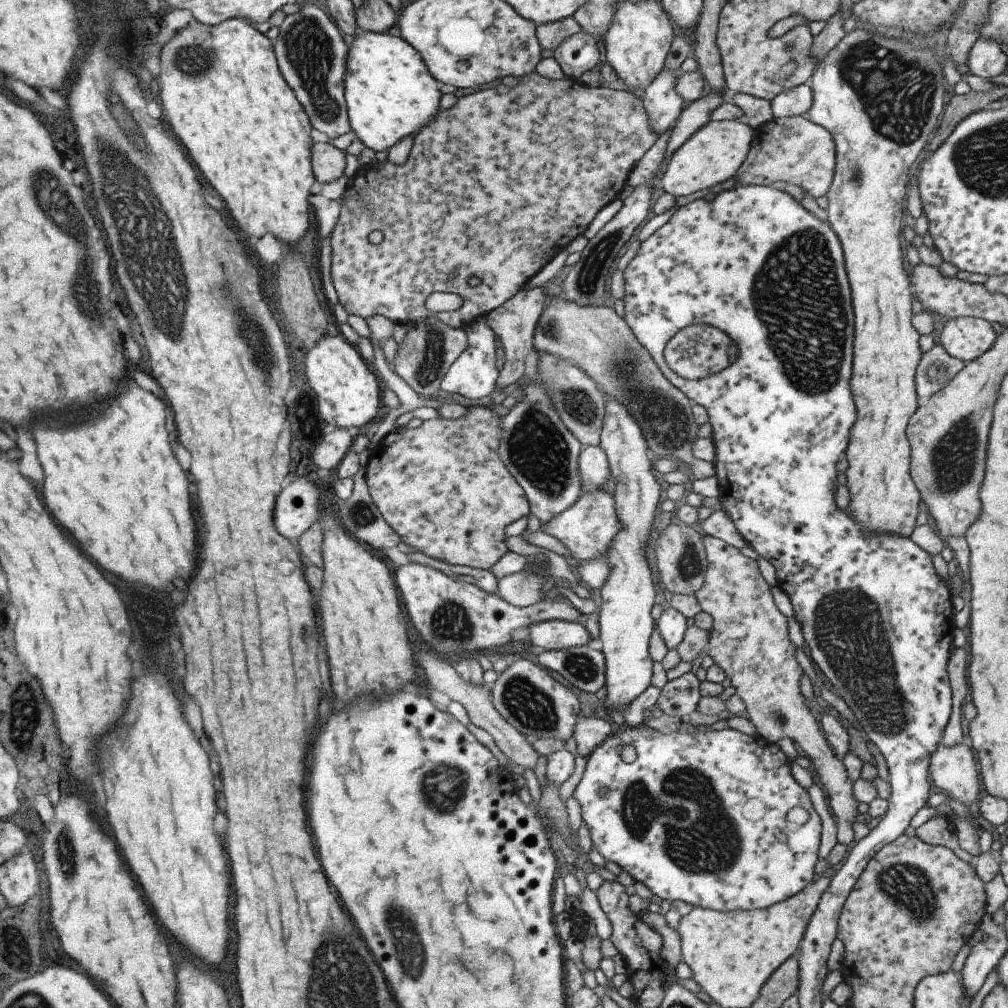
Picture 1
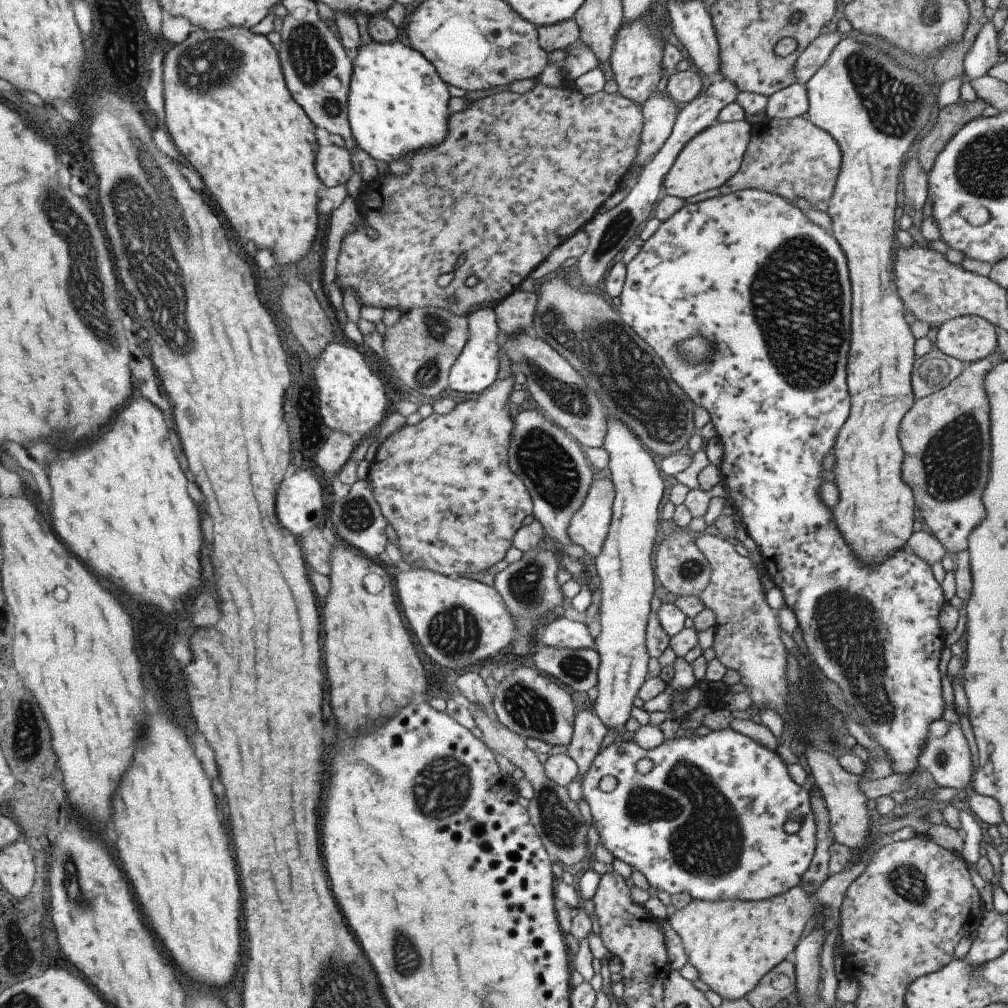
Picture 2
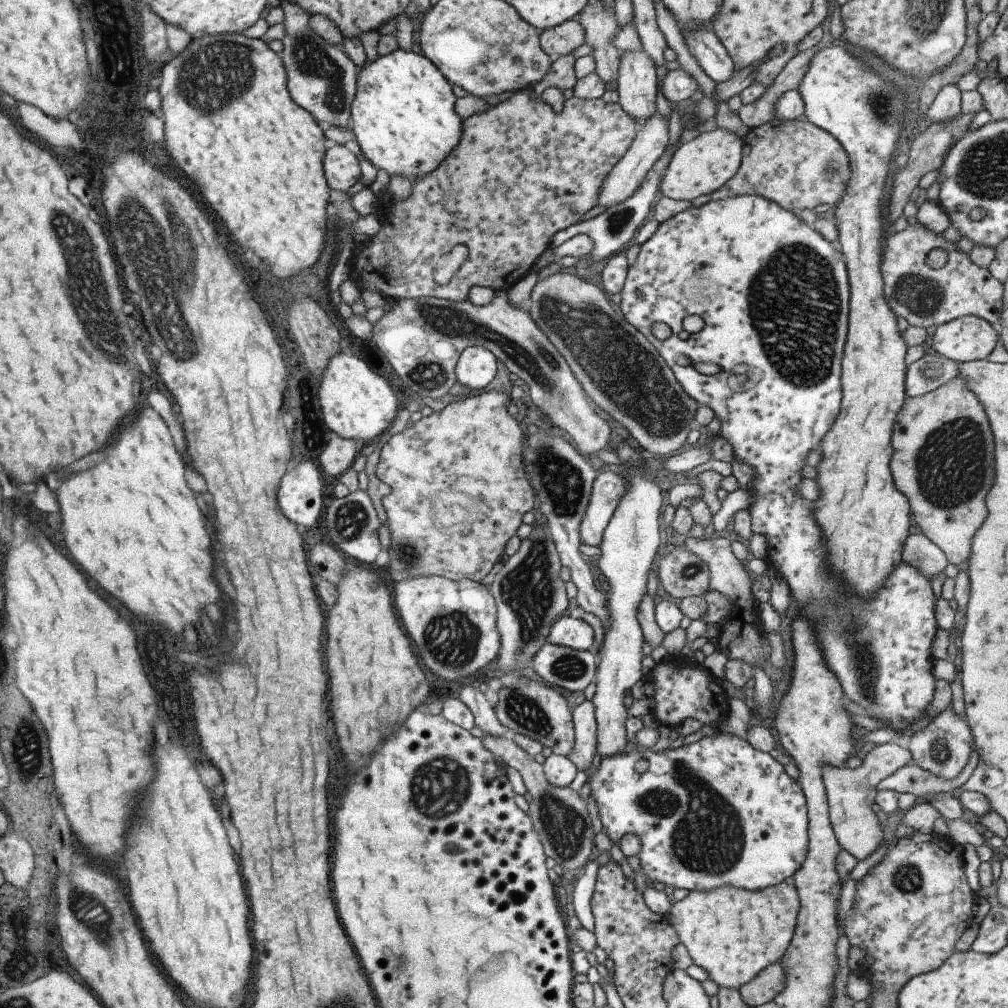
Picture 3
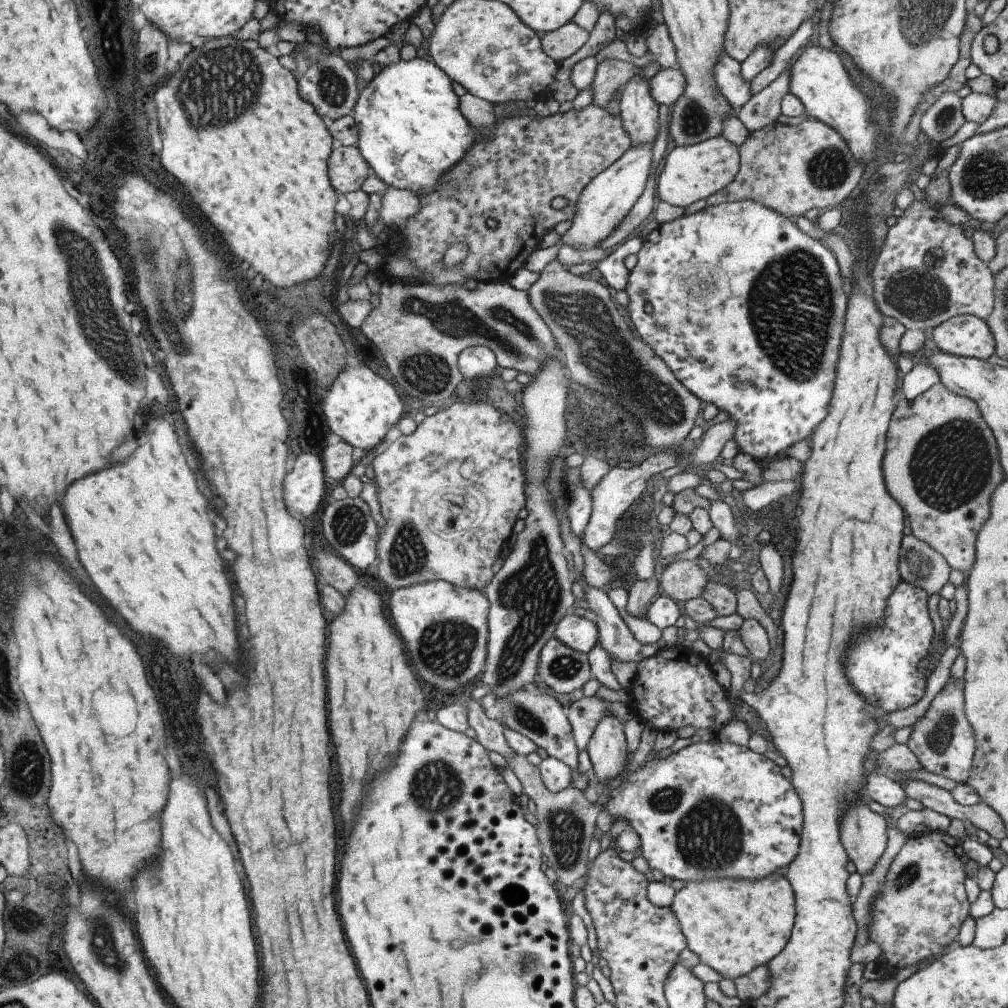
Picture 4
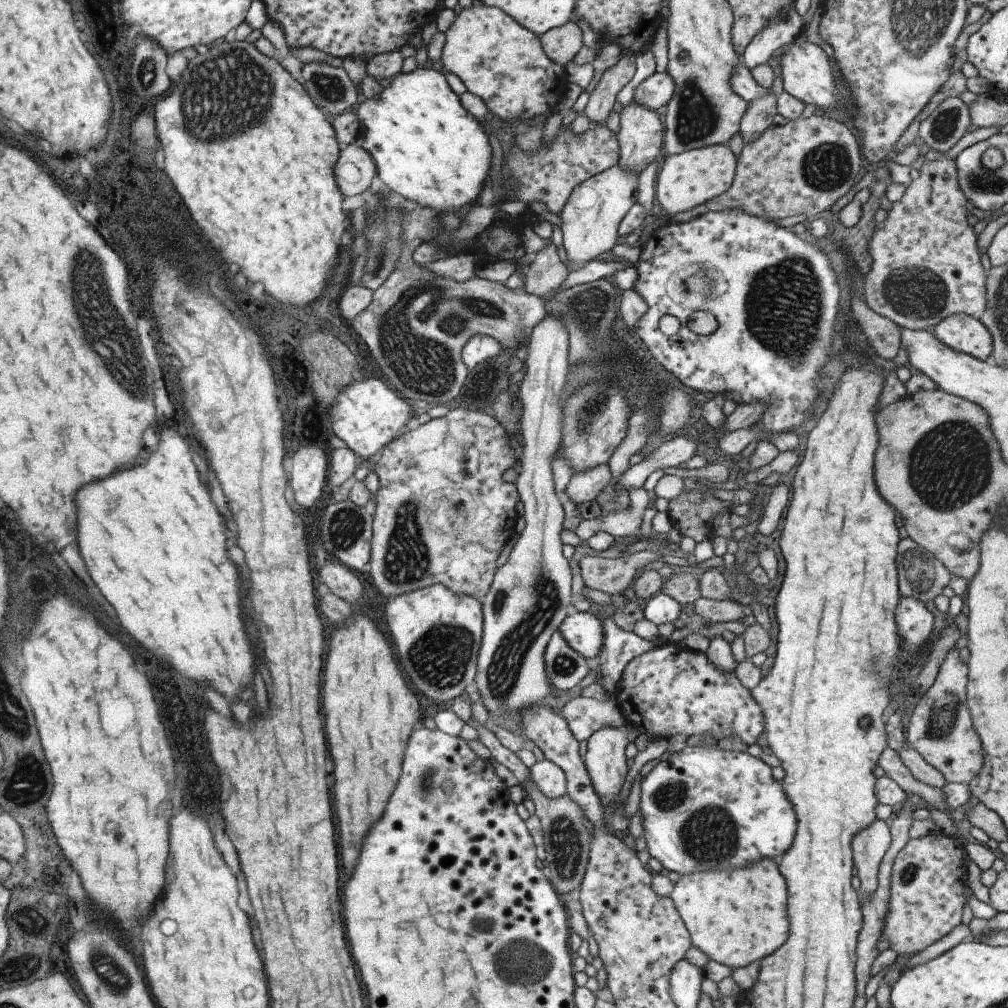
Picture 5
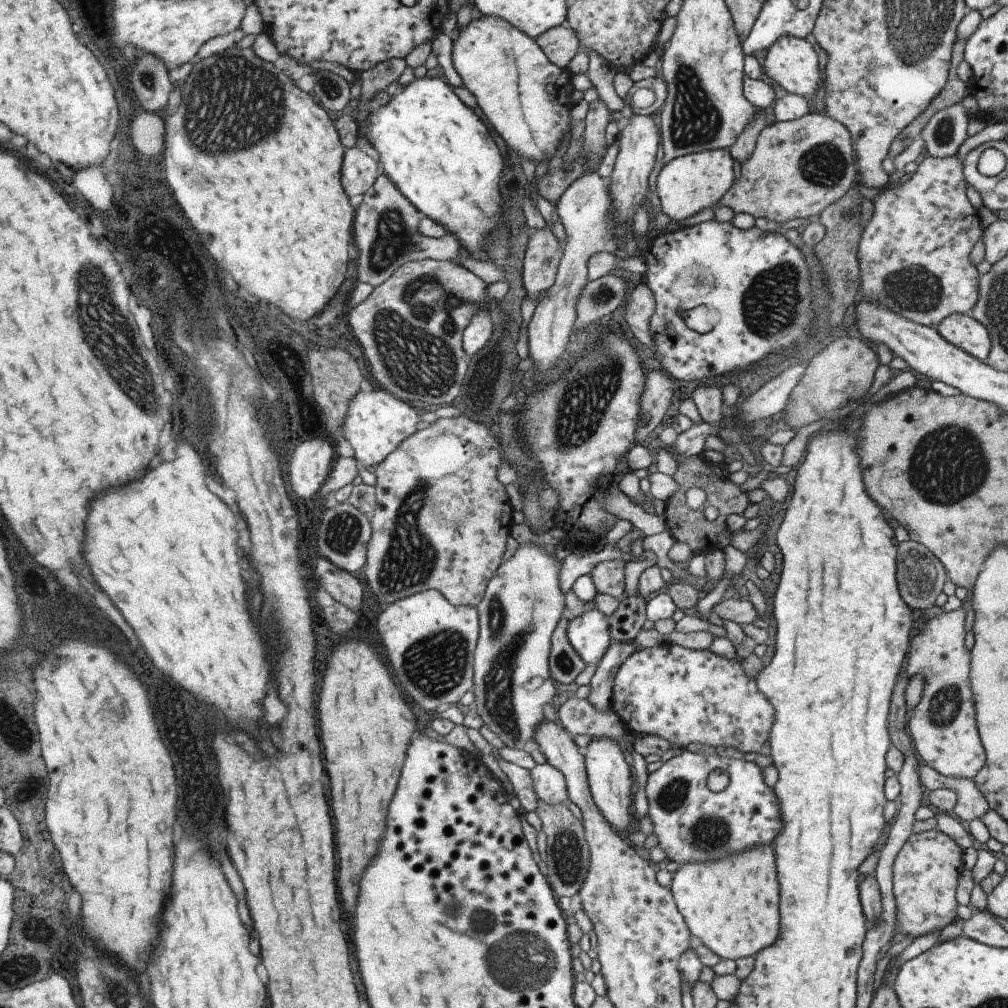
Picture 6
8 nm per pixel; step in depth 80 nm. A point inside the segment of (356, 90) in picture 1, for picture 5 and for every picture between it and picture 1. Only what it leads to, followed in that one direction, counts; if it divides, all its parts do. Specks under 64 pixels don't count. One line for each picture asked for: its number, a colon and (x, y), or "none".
2: (396, 104)
3: (402, 116)
4: (411, 132)
5: (426, 148)

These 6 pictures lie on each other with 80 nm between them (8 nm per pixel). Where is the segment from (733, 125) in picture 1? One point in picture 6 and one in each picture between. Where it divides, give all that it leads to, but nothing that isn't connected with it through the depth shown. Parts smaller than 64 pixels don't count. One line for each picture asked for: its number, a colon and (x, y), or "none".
2: (709, 159)
3: (702, 165)
4: (690, 173)
5: (693, 177)
6: (684, 186)

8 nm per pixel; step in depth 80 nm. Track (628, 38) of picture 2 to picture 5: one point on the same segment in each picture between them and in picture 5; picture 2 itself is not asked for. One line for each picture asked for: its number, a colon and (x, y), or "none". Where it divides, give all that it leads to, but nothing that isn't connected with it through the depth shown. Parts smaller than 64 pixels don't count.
3: (636, 79)
4: (637, 111)
5: (640, 135)

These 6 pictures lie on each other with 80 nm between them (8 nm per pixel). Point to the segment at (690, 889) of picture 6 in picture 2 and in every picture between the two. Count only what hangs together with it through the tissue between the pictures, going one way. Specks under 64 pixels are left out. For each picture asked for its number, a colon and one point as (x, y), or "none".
2: (730, 944)
3: (731, 934)
4: (732, 925)
5: (736, 916)

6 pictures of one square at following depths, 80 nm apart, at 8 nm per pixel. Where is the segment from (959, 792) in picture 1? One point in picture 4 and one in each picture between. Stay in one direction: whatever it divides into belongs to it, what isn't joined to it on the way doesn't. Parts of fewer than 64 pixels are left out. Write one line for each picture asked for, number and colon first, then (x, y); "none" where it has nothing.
2: (947, 760)
3: (942, 748)
4: (941, 739)

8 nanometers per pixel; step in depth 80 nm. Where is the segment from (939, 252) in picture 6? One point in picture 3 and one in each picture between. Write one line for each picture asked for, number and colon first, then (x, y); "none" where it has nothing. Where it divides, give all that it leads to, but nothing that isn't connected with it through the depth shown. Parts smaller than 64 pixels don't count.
3: (924, 297)
4: (918, 296)
5: (925, 267)

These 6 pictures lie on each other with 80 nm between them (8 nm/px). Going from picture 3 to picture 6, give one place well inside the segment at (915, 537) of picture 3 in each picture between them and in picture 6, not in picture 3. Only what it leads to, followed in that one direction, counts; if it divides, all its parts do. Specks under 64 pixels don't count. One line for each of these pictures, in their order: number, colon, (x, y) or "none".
4: (919, 566)
5: (921, 576)
6: (920, 577)

